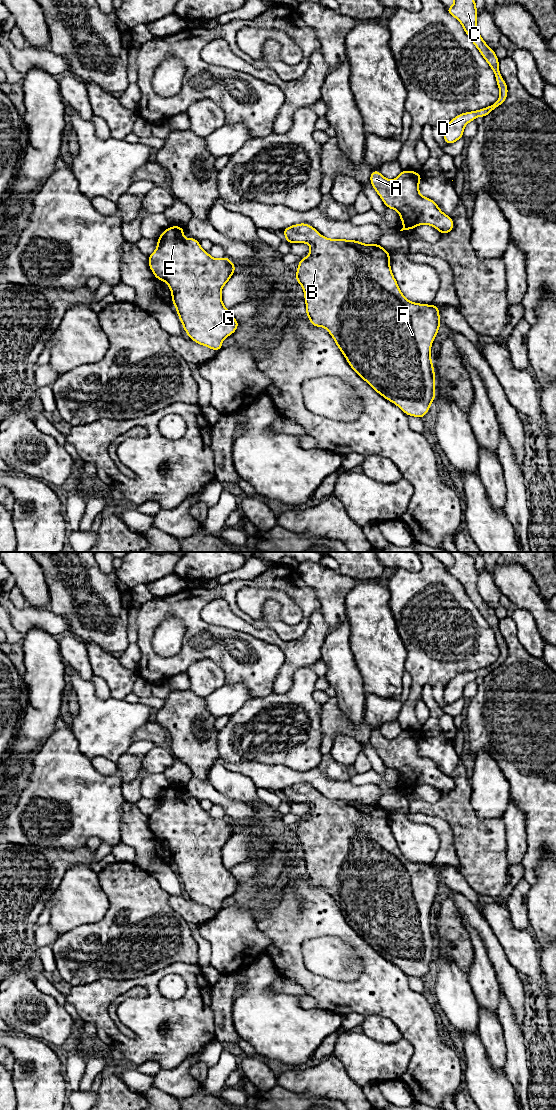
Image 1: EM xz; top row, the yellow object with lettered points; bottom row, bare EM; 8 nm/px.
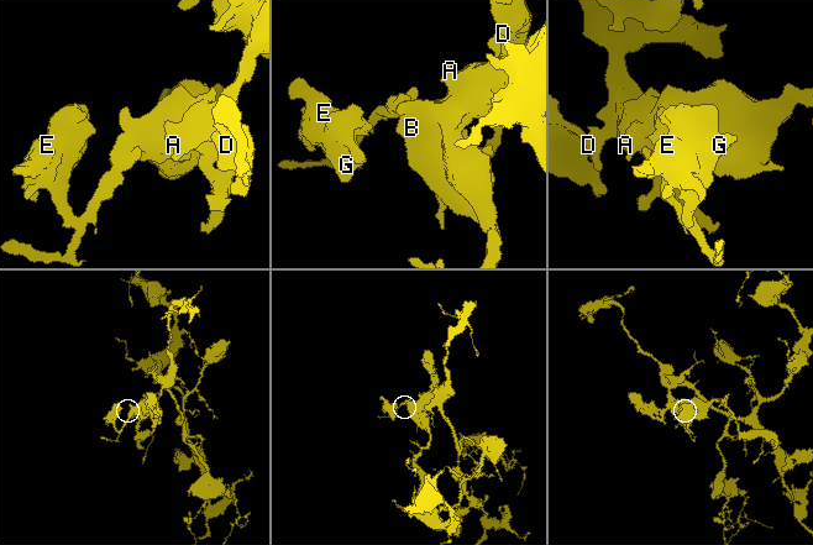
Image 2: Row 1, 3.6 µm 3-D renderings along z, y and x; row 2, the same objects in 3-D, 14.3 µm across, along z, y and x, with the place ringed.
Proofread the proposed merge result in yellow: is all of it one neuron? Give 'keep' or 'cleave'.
keep

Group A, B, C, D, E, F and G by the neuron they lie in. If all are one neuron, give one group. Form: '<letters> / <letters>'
A B C D E F G

